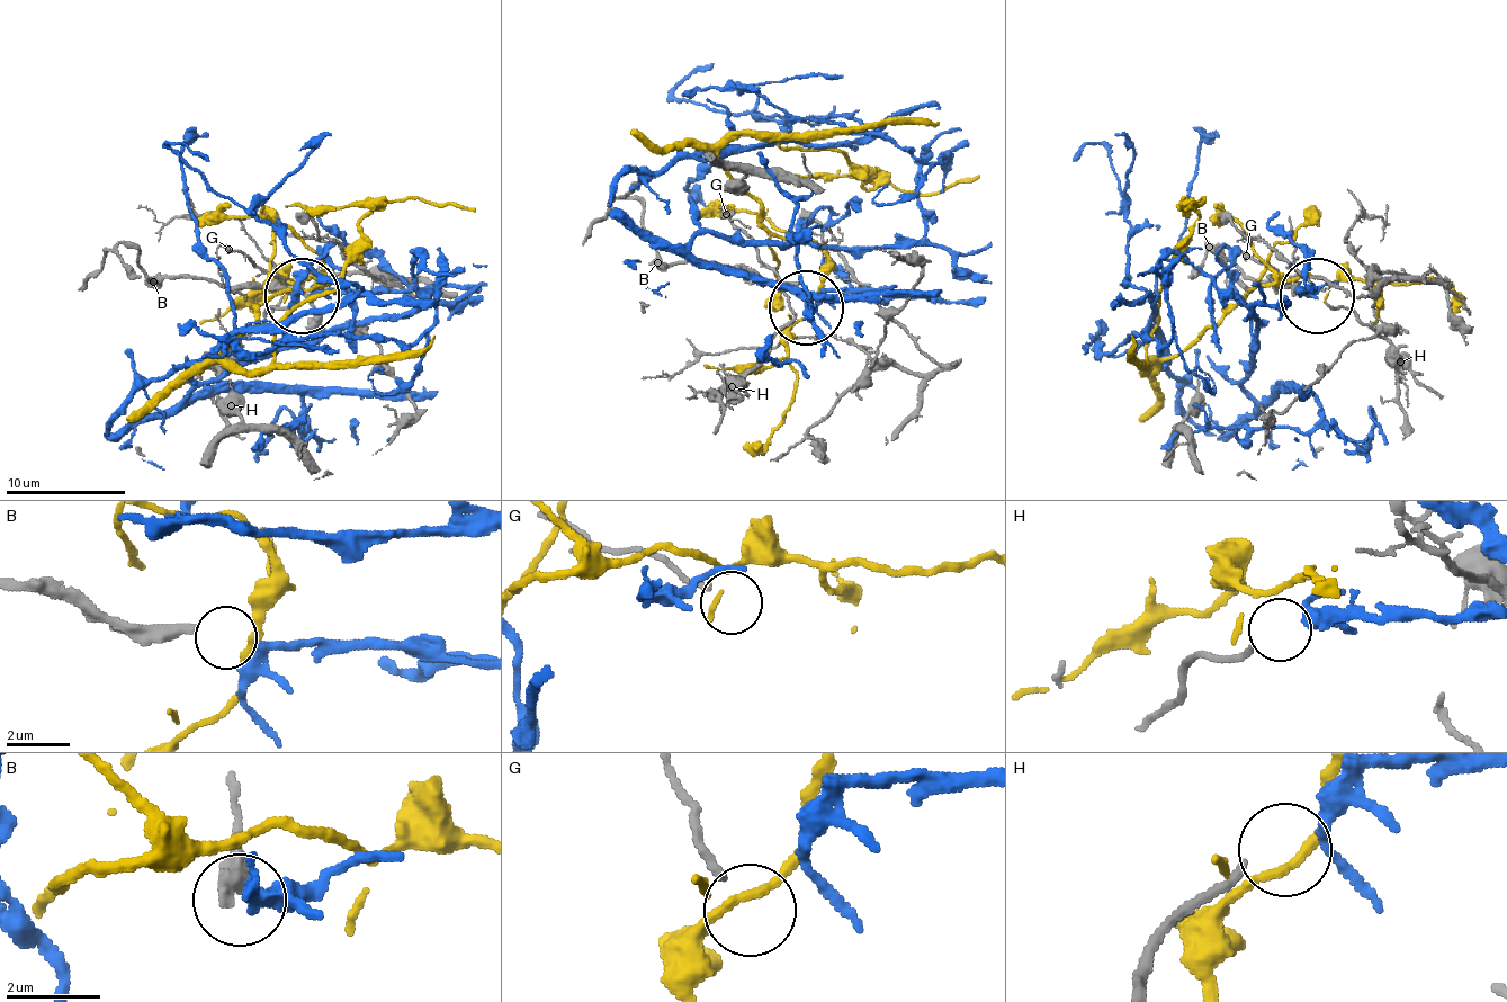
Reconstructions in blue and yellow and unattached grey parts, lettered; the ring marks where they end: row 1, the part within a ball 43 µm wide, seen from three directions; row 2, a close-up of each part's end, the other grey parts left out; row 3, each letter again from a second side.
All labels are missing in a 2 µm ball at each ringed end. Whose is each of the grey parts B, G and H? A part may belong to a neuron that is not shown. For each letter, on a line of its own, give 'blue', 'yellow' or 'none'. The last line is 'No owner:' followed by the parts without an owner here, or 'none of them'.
B: blue
G: none
H: none
No owner: G, H

